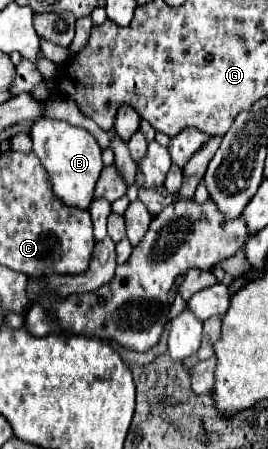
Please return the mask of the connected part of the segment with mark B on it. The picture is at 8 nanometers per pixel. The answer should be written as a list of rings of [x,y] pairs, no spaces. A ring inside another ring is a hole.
[[[50,118],[34,122],[30,138],[32,138],[32,152],[44,166],[54,196],[60,198],[66,206],[88,208],[94,198],[92,196],[94,184],[102,170],[102,148],[98,146],[98,142],[84,128]]]

